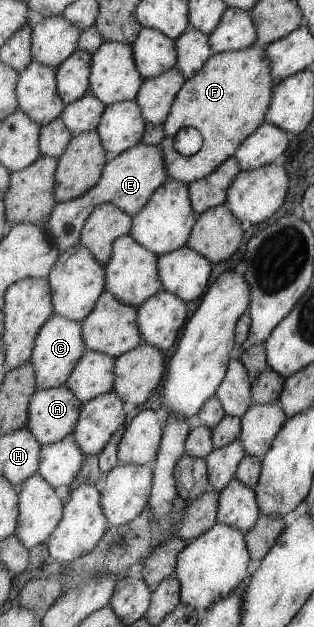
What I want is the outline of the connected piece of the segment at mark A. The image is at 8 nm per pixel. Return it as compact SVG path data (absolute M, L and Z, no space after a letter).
M65 384L52 389L38 389L28 415L42 446L68 437L80 421L83 403Z

